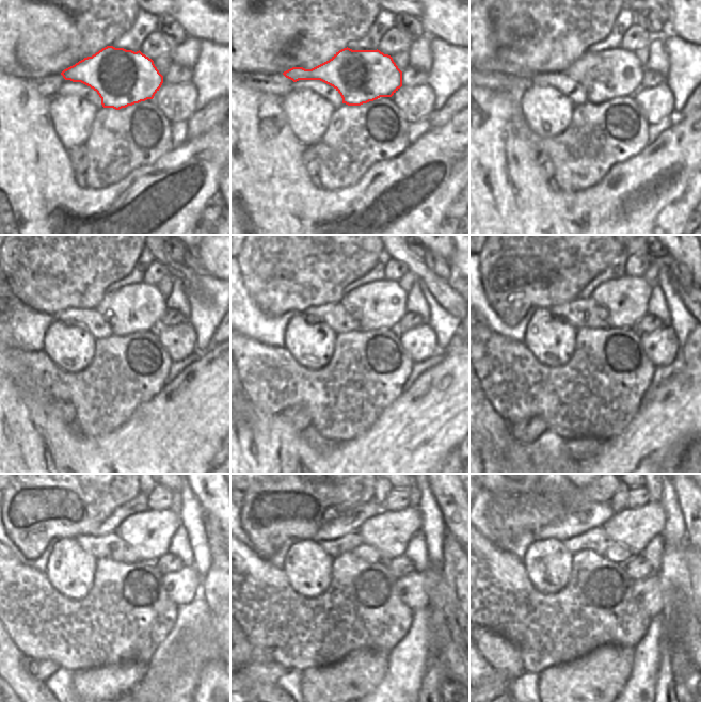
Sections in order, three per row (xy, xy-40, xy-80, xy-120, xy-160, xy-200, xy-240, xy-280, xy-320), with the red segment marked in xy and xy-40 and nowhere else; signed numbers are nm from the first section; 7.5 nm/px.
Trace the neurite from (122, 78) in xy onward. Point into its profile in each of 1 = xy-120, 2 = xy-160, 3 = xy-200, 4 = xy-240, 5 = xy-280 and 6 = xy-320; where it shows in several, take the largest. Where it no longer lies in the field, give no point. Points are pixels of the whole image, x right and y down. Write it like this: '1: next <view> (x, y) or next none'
1: next xy-120 (139, 307)
2: next xy-160 (381, 304)
3: next xy-200 (625, 299)
4: next xy-240 (149, 533)
5: next xy-280 (389, 532)
6: next xy-320 (634, 528)

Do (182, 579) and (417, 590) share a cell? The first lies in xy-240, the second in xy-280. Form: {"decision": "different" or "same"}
{"decision": "same"}

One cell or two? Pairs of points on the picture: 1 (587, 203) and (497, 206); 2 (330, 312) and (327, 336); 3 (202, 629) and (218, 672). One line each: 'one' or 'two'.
1: one
2: two
3: two

